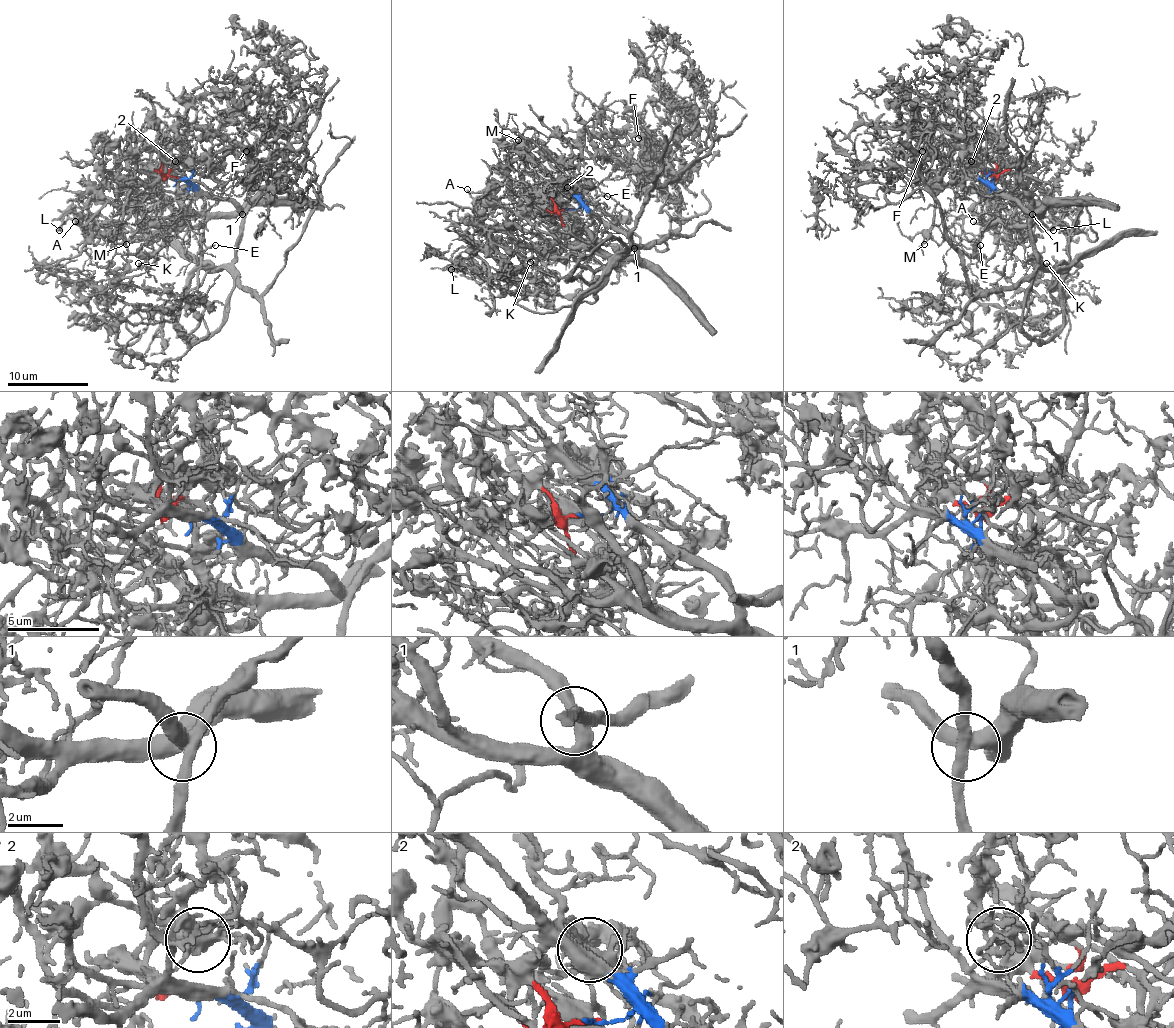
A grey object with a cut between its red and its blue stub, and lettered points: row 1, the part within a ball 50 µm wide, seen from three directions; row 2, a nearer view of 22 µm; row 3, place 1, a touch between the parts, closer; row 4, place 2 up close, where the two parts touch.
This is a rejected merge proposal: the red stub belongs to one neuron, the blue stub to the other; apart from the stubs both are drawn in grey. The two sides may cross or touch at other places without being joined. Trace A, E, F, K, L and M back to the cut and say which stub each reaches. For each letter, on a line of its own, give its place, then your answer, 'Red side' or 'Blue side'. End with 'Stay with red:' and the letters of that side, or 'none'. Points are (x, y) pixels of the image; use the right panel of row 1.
A: Place: (973, 221). Blue side
E: Place: (980, 245). Blue side
F: Place: (922, 151). Red side
K: Place: (1046, 263). Red side
L: Place: (1053, 230). Red side
M: Place: (924, 244). Blue side
Stay with red: F, K, L

